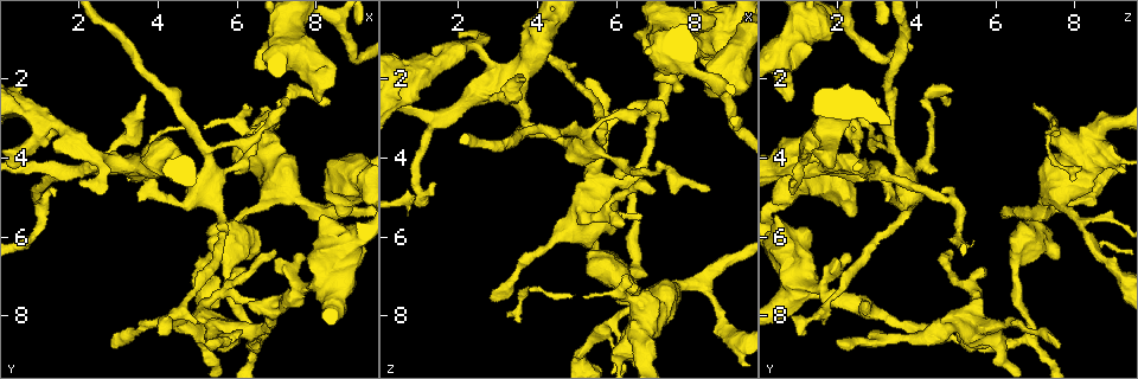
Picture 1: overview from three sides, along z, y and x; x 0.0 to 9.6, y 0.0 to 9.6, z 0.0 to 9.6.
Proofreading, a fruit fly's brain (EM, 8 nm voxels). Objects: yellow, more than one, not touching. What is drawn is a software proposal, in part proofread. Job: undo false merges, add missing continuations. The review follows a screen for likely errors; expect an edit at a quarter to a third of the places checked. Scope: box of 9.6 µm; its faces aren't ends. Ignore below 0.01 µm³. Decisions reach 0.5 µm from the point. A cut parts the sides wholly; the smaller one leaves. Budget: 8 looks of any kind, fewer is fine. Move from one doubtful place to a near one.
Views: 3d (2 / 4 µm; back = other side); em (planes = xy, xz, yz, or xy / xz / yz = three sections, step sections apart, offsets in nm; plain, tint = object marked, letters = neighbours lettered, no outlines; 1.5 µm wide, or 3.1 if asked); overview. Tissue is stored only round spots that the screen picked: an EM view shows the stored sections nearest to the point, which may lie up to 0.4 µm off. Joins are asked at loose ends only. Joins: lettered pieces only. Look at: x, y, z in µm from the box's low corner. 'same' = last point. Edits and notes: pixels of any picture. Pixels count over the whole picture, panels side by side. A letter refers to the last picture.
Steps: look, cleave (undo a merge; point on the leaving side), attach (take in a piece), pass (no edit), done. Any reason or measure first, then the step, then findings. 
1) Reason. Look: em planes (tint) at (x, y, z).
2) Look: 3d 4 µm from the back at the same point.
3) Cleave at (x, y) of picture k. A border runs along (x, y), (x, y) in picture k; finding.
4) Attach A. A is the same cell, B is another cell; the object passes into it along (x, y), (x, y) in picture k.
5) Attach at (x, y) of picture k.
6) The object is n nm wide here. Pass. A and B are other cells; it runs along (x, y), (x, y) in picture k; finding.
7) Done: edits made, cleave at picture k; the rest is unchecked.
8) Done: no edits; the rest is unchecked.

Branch stops here. Look: em planes (letters) at (6.10, 8.40, 2.90).

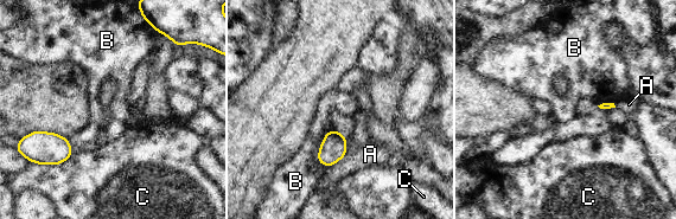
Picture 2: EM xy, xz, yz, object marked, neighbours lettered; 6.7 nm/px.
Pass. A, B and C are other cells; no lettered piece goes on from it.

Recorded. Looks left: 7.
Abrupt turn. Look: em xz step 4 (letters) at (6.55, 8.50, 6.90).

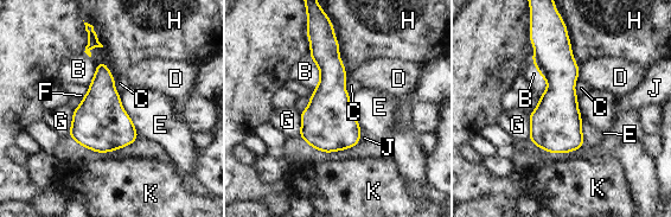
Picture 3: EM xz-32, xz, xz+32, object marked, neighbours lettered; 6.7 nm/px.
The longest contact is with E, 340 nm. Pass. B, C, D, E, F, G, H, J and K are other cells; a border runs along (89, 85), (88, 93), (82, 99) in picture 3; all the same cell.

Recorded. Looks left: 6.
Free end. Look: em planes (plain) at (6.95, 6.35, 5.00).

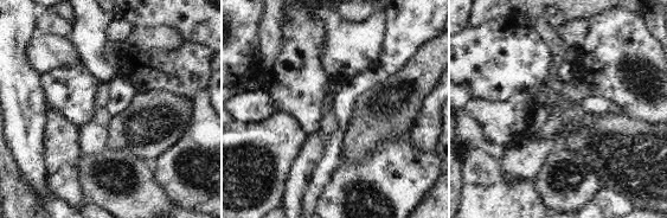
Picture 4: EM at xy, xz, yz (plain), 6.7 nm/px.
What lies round it. Look: em planes (letters) at the same point.

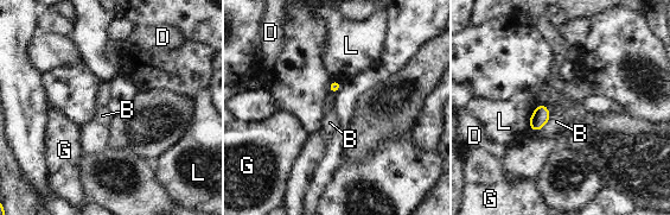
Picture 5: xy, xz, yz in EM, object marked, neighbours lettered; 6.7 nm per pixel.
Pass. B, D, G and L are other cells; a border runs along (550, 115), (541, 128), (529, 127) in picture 5; none of them fits.

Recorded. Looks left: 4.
Done: no edits; the rest is unchecked.

